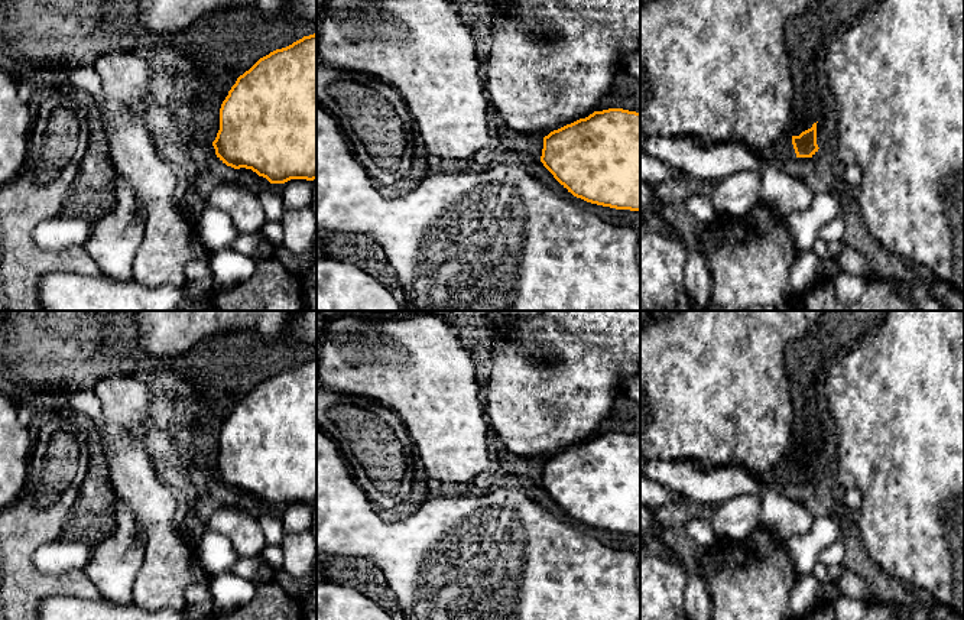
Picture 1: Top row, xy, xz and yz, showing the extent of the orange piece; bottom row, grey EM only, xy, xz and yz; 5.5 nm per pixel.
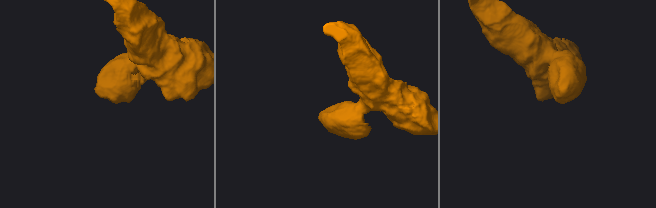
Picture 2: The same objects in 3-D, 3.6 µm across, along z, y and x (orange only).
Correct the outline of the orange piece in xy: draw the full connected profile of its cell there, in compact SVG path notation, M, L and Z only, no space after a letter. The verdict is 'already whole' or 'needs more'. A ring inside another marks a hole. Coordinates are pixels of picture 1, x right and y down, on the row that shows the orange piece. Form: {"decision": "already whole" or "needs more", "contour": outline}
{"decision": "already whole", "contour": "M317 32L260 58L237 78L221 104L220 130L212 146L227 166L251 169L270 184L317 179Z"}

